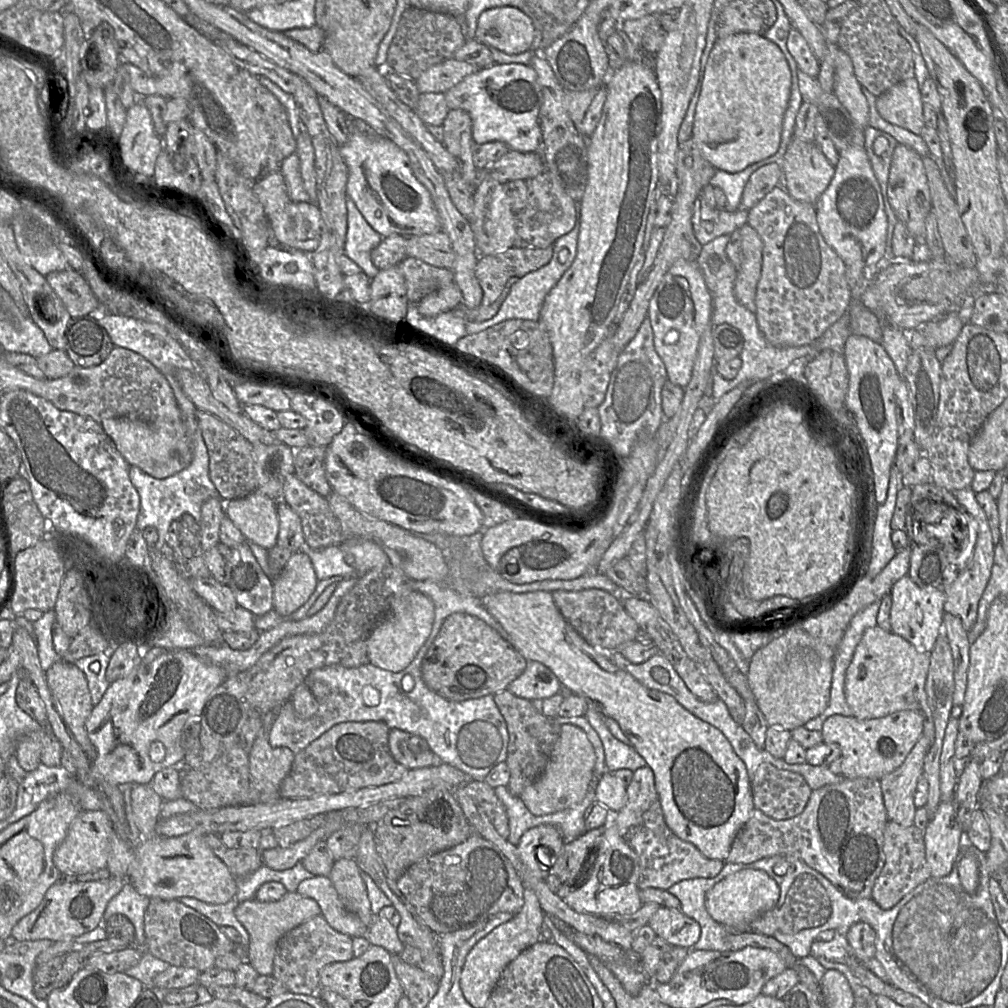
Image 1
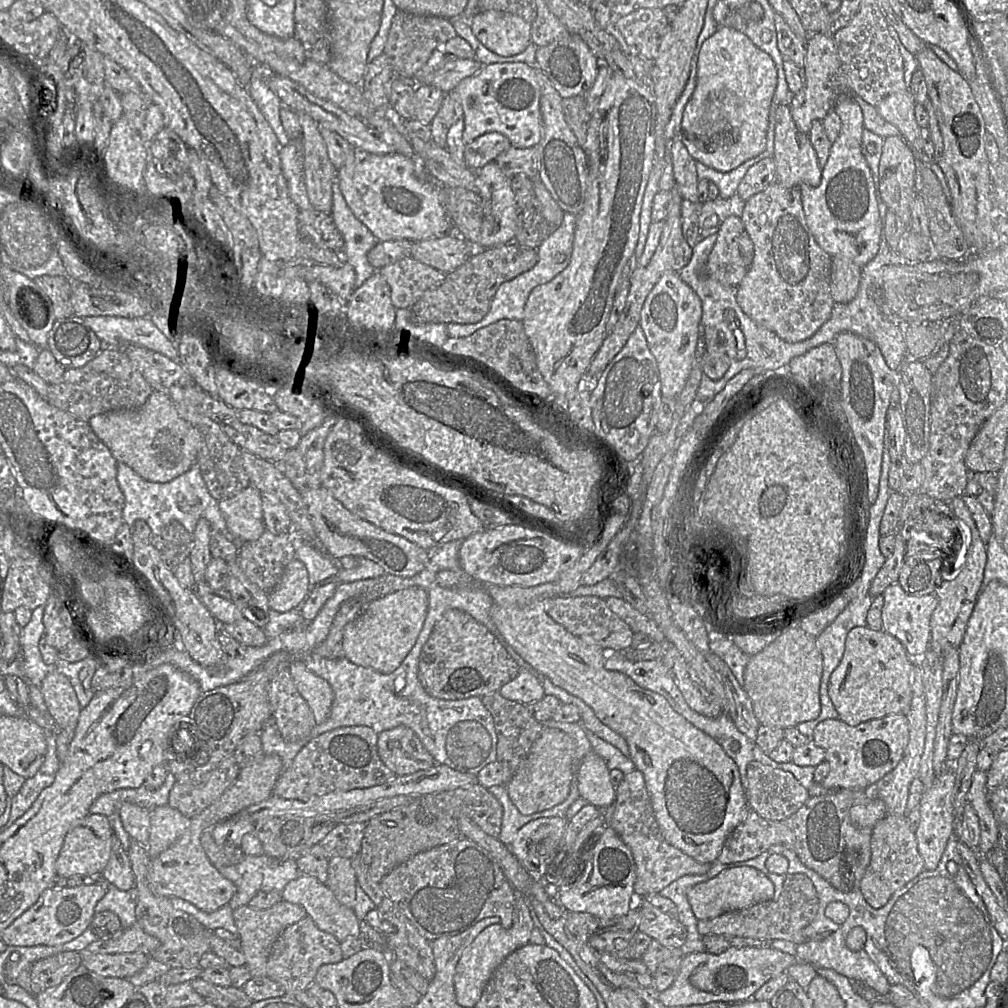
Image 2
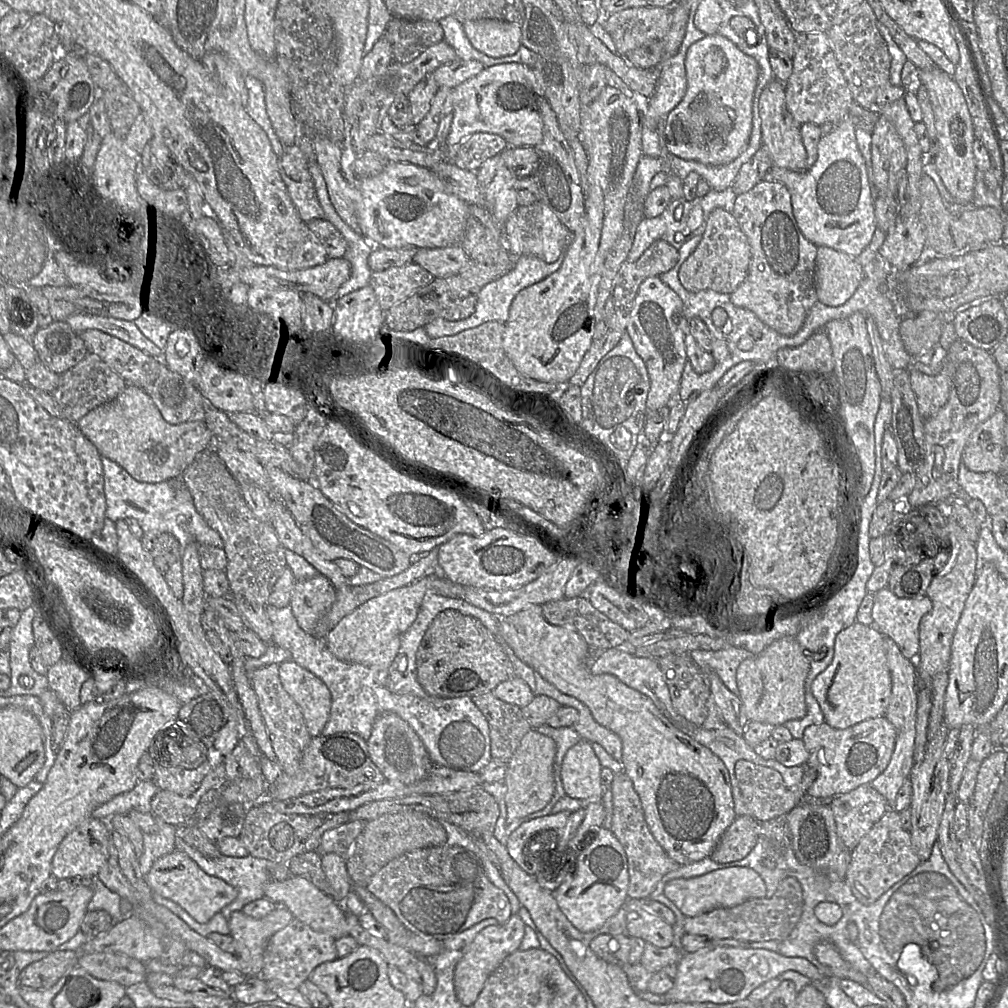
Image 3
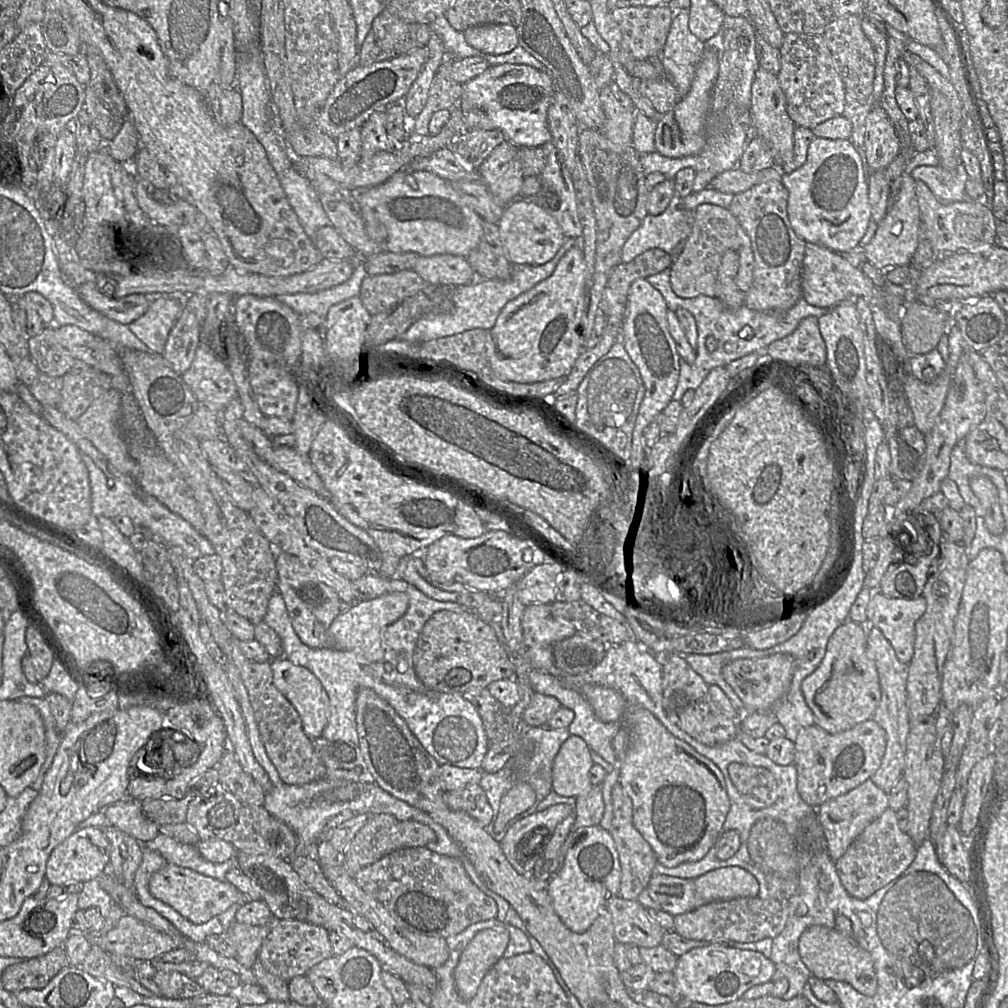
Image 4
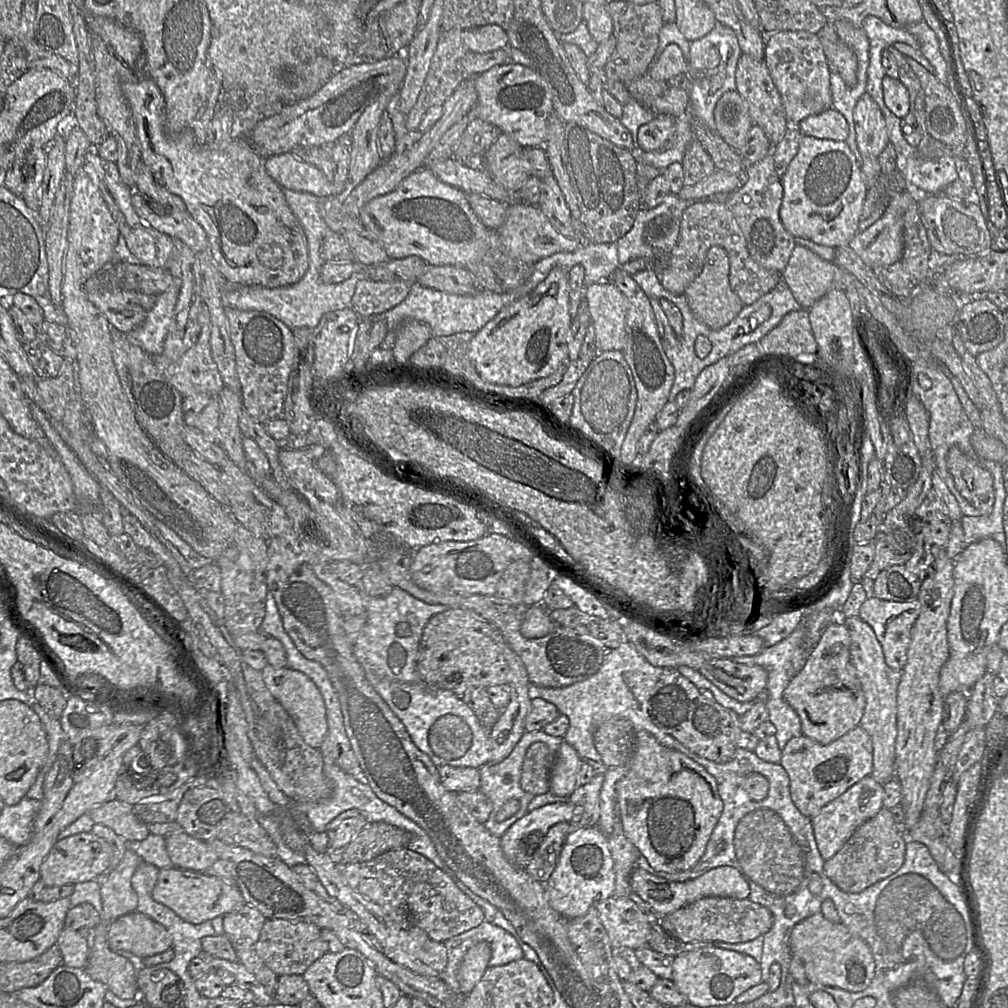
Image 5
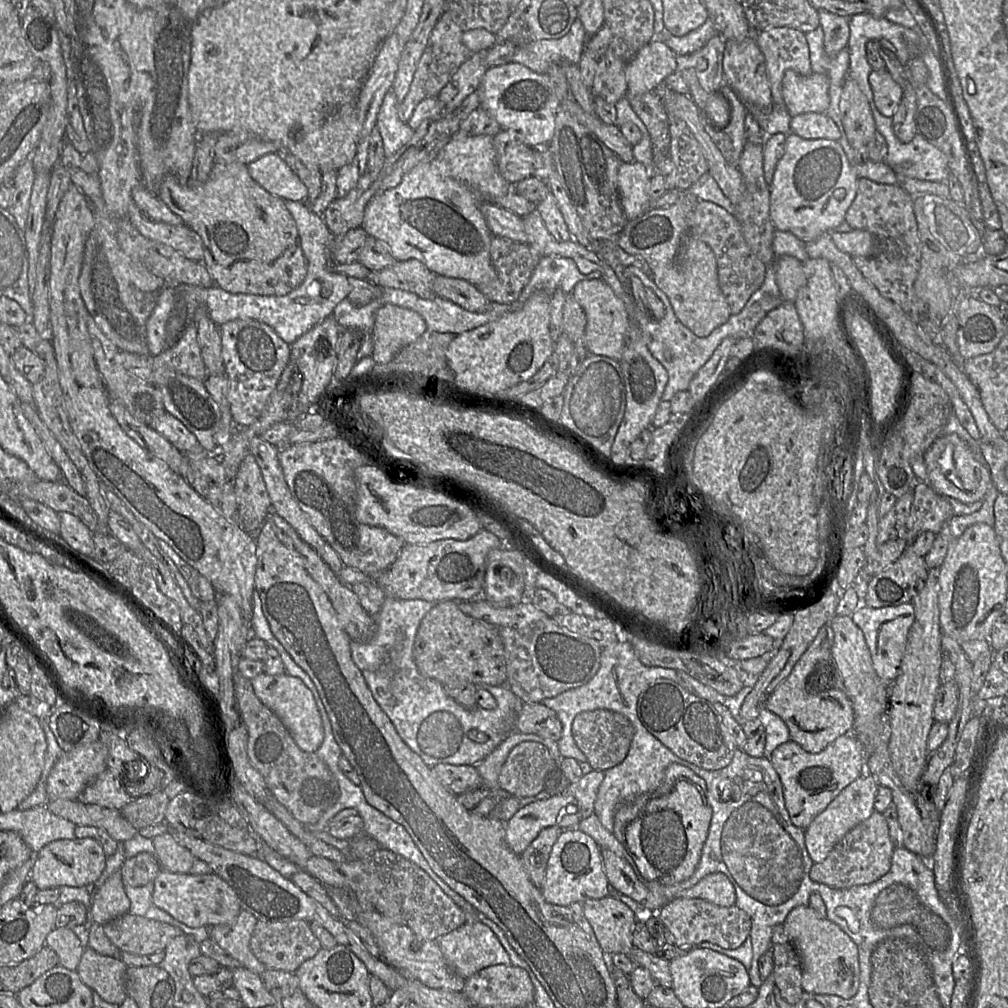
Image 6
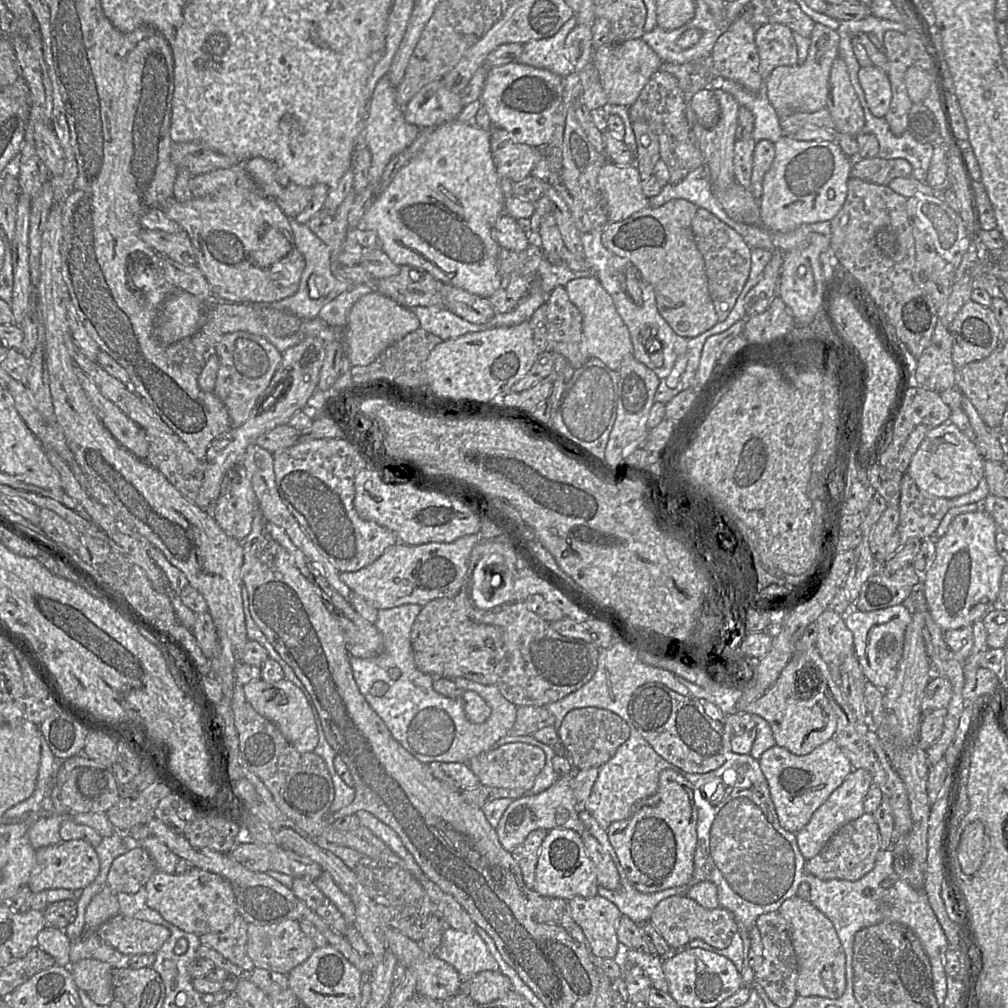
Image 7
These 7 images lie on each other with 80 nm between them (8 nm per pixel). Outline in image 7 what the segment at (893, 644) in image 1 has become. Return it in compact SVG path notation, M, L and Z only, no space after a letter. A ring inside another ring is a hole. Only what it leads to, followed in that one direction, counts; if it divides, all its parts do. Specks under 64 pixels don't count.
M816 622L809 624L804 633L804 638L795 644L793 656L774 685L744 711L765 719L771 727L775 745L798 756L807 755L832 739L839 719L839 705L831 697L827 684L830 671L816 648Z

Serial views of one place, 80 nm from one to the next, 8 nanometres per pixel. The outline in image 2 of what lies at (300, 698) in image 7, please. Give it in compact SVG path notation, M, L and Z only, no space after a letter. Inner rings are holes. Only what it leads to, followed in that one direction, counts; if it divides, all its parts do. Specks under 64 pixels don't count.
M302 659L291 662L288 670L298 692L313 712L315 724L321 724L332 707L334 693L331 686L326 680L310 671Z

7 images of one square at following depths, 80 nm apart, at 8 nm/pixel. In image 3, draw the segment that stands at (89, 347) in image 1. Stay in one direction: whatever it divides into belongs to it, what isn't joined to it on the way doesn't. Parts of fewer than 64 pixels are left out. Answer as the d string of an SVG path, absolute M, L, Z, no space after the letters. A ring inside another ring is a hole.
M65 320L53 321L39 328L31 343L38 361L60 375L77 365L88 354L79 333Z

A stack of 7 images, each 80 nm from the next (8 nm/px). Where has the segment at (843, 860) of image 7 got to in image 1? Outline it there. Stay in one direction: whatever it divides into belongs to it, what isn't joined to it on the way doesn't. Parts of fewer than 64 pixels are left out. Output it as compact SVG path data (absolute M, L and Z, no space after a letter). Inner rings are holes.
M888 821L884 829L885 863L872 888L872 899L882 908L893 908L906 894L931 877L926 860L924 831Z

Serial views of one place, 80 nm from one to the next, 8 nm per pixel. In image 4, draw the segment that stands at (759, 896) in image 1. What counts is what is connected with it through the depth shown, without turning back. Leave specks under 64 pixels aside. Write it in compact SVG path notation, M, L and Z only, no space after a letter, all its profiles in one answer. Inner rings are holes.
M728 866L714 869L699 877L690 879L655 873L644 890L648 892L648 895L650 895L655 903L655 909L676 916L693 911L700 906L714 901L757 897L759 893L759 882L749 871L739 866Z

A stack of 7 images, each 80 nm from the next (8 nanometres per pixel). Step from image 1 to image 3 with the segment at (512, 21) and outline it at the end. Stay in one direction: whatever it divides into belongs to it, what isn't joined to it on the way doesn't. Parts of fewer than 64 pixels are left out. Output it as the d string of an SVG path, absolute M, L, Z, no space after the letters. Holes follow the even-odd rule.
M495 19L467 21L464 31L472 46L494 58L514 55L521 47L521 25Z

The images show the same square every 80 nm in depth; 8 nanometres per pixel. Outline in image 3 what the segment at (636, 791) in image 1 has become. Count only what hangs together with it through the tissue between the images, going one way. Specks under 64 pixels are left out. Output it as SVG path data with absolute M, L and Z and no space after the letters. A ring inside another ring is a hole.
M624 772L615 774L611 791L613 798L611 831L623 846L628 862L627 896L629 899L643 900L650 896L666 874L678 869L681 865L671 859L653 837L645 821L641 801L633 782Z

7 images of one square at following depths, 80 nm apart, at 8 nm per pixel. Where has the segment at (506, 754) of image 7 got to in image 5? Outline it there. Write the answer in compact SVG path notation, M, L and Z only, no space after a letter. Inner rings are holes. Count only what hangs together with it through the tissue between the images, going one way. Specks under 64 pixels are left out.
M536 742L526 751L520 785L522 789L534 797L549 791L549 775L554 765L555 753L545 744Z

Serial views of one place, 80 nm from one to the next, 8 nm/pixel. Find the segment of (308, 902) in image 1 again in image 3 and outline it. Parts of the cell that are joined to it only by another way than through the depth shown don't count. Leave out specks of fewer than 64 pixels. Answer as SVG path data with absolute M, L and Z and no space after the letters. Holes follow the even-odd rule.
M284 906L276 908L262 918L252 918L242 911L231 914L229 935L235 943L235 955L246 977L258 977L263 969L263 955L269 938L294 919Z

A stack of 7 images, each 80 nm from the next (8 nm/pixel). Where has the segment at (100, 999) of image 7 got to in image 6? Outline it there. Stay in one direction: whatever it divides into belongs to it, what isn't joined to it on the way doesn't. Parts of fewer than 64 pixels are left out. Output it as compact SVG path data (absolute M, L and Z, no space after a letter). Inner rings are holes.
M85 948L76 972L82 982L102 1000L120 1005L128 997L125 989L127 968L119 958Z

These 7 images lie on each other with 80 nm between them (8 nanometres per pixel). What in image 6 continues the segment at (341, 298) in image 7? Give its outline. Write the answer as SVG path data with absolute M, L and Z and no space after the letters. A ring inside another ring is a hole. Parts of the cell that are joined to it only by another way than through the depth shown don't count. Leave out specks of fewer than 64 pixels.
M348 298L342 300L333 310L332 316L345 330L369 332L372 338L374 319L381 302L370 302L364 306L355 306Z

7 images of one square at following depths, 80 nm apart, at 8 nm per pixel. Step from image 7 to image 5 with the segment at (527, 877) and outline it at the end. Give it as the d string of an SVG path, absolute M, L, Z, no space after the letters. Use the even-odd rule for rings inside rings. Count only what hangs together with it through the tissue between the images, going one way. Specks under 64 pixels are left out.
M568 822L555 824L545 834L539 834L526 850L532 857L525 871L535 881L546 884L550 878L556 868L569 828Z

